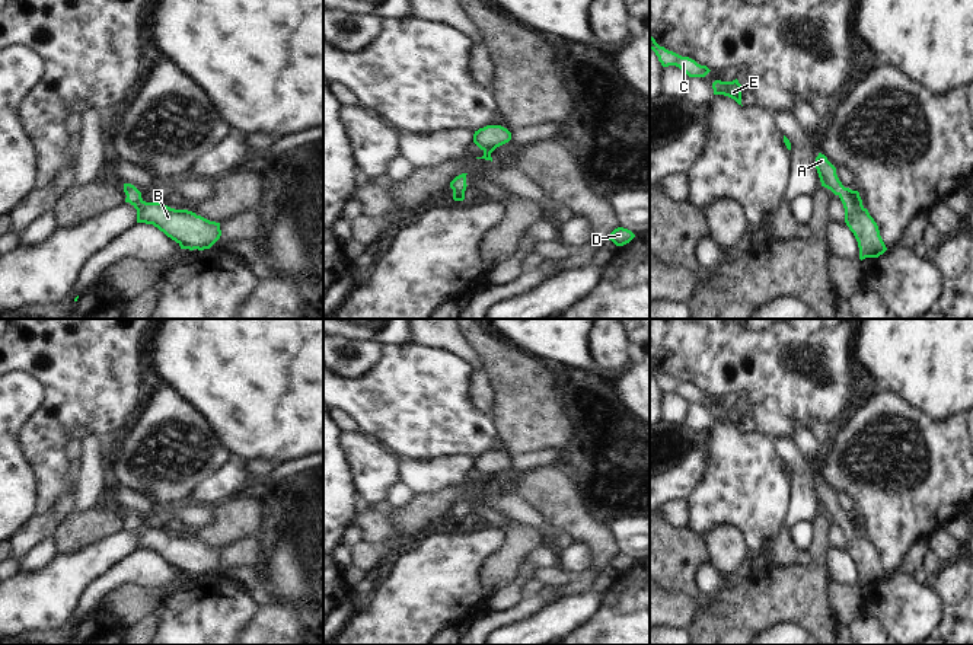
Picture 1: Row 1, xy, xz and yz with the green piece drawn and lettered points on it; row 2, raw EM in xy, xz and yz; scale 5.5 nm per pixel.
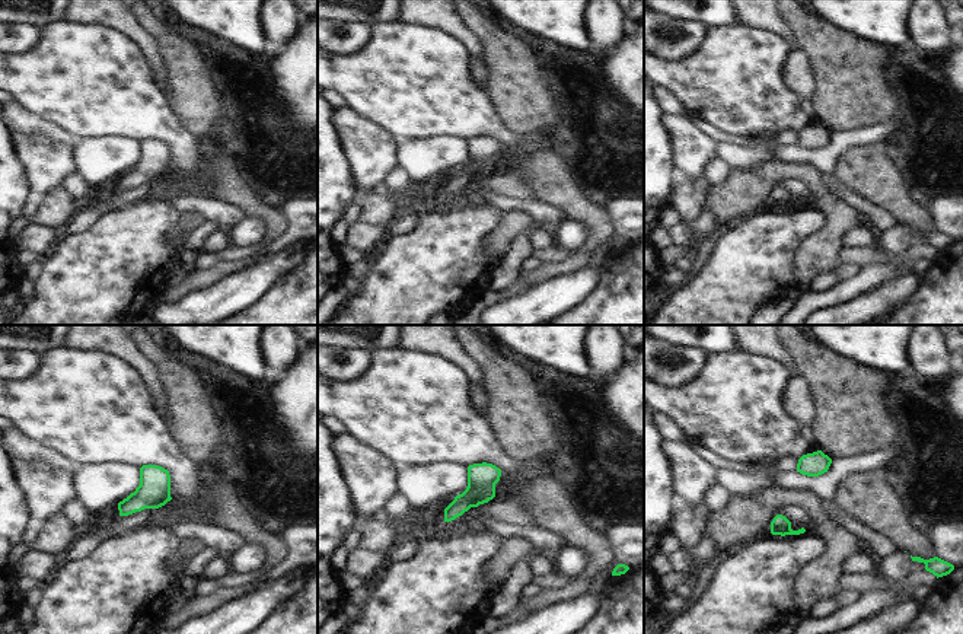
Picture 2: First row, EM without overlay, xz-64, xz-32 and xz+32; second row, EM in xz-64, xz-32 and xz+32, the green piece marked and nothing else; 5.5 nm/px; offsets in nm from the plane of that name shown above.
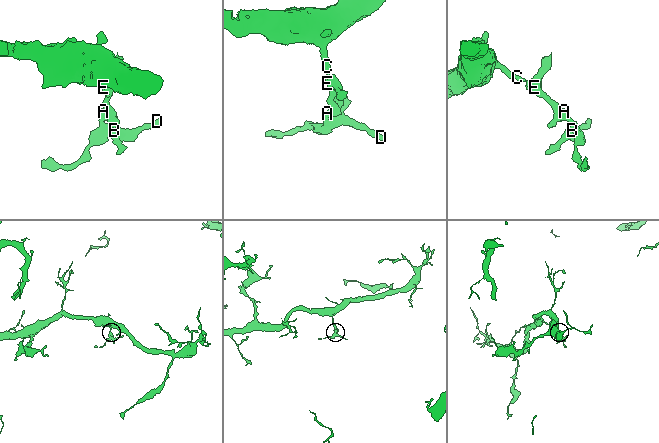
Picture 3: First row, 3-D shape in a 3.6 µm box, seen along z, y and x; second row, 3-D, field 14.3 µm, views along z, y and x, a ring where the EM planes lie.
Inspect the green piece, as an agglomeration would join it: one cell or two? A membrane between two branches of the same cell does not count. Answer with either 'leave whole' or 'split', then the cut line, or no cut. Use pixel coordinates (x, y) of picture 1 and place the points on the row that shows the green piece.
leave whole; cut none

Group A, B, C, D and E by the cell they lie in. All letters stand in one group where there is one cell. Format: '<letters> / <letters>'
A B C D E

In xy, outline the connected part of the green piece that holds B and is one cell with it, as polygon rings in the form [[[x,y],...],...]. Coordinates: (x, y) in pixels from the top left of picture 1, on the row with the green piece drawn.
[[[124,183],[124,192],[125,202],[137,210],[137,223],[153,224],[175,240],[181,249],[210,249],[221,236],[220,223],[162,202],[146,202],[141,192],[131,183]]]

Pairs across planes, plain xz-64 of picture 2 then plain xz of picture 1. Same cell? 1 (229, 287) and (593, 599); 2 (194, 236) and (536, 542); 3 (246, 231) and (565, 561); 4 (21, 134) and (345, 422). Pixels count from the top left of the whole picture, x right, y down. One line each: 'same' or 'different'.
1: same
2: different
3: same
4: different

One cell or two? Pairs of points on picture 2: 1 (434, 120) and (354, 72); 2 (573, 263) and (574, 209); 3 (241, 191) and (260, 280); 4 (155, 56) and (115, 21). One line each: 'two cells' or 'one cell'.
1: one cell
2: one cell
3: two cells
4: one cell

